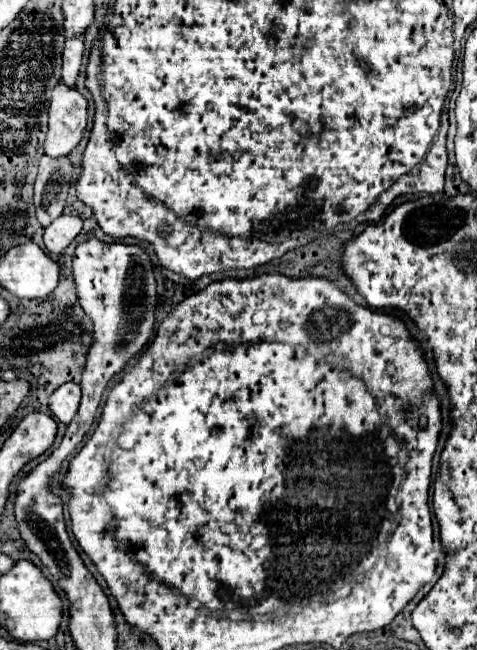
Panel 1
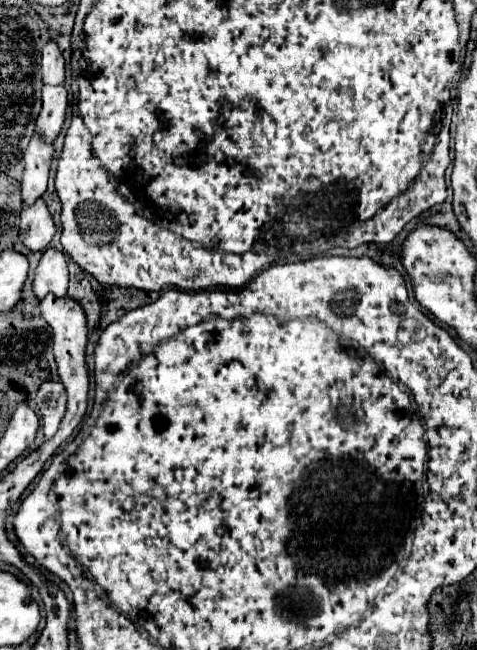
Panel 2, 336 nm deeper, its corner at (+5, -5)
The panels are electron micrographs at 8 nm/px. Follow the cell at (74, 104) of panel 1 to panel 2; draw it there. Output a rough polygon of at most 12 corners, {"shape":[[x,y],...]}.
{"shape":[[34,135],[24,153],[24,203],[44,195],[54,145]]}

